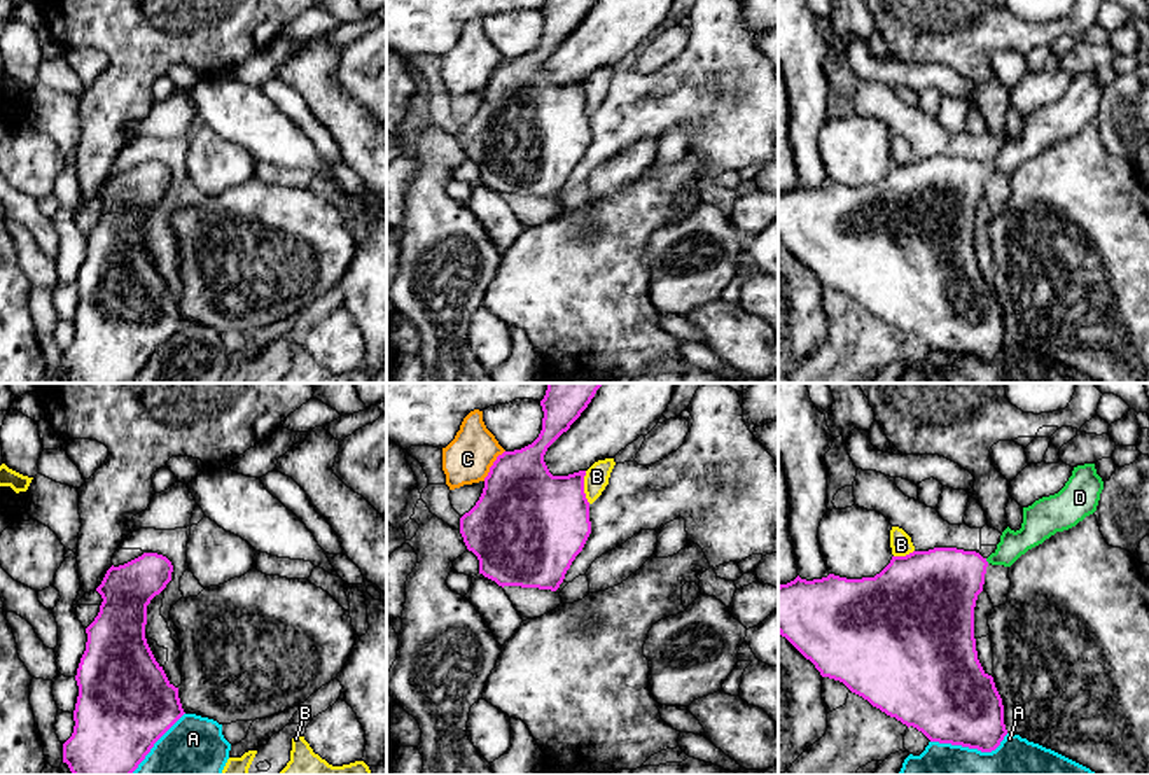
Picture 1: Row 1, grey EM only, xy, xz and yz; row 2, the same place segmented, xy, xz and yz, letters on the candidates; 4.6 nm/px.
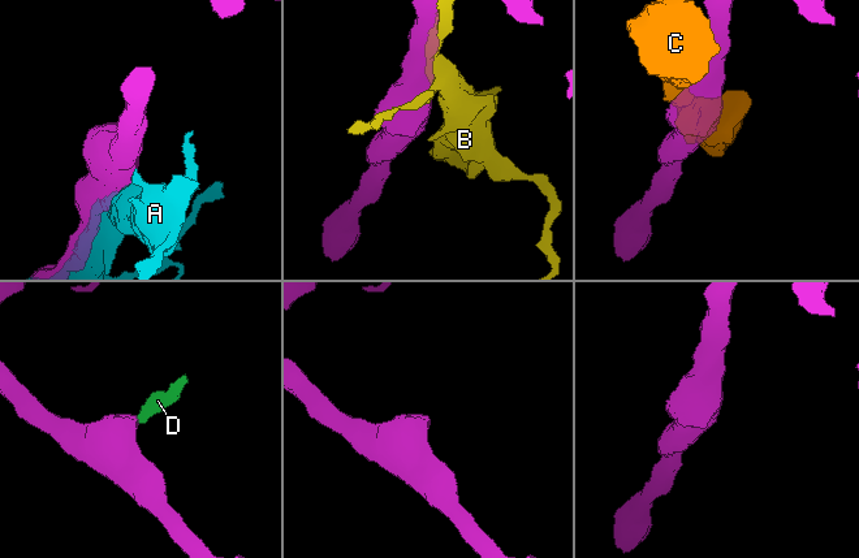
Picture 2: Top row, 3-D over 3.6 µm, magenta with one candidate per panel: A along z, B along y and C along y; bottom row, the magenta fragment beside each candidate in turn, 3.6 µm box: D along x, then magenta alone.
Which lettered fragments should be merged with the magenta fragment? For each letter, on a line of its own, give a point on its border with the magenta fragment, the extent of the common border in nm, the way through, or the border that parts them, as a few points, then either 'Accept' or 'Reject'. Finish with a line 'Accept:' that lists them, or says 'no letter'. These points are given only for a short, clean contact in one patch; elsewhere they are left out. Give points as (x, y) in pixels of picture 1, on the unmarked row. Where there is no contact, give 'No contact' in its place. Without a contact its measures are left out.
A: Touches magenta at yz (969, 356). Shared border 360 nm. Reject
B: Touches magenta at xz (583, 95). Shared border 150 nm. Reject
C: Touches magenta at xz (492, 74). Shared border 170 nm. Reject
D: Touches magenta at yz (985, 168). Shared border 30 nm. Path across: yz (940, 195), (985, 168), (999, 167), (1013, 153). Accept
Accept: D

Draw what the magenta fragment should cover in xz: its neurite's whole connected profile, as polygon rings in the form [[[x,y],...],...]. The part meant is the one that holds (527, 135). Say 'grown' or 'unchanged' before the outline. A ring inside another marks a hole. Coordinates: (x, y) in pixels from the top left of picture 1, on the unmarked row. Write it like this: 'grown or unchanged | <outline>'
unchanged | [[[546,0],[540,9],[544,26],[539,45],[497,65],[484,86],[476,114],[460,126],[460,142],[479,168],[479,182],[498,194],[556,199],[589,142],[589,110],[584,101],[586,79],[553,84],[544,70],[547,56],[570,37],[596,0]]]

